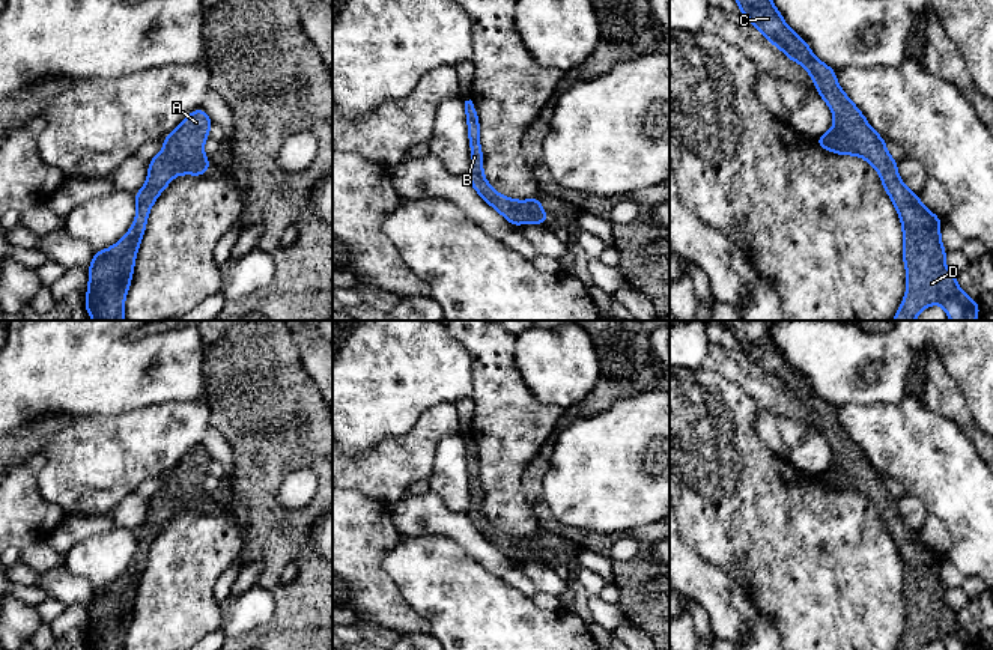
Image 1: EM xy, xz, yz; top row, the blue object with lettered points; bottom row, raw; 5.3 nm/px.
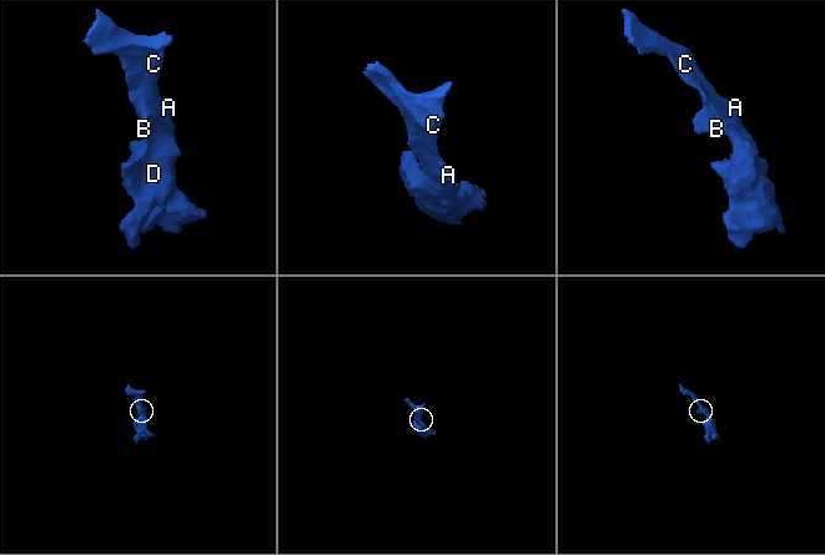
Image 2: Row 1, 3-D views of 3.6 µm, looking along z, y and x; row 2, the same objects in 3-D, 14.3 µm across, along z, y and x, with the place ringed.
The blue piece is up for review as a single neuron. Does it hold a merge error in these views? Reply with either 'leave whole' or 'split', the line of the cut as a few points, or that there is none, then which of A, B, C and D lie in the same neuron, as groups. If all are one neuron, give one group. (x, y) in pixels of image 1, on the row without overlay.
leave whole | no cut | A B C D

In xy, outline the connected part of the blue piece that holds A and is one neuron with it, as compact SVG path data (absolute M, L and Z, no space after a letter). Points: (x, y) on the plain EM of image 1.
M197 445L162 477L164 486L149 498L144 524L134 531L137 552L131 566L117 581L93 590L87 606L89 627L84 641L87 650L123 650L149 548L176 512L203 513L209 507L203 481L212 460L205 447Z

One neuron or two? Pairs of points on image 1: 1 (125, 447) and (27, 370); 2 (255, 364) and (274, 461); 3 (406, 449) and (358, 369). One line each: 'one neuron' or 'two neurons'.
1: two neurons
2: one neuron
3: two neurons

